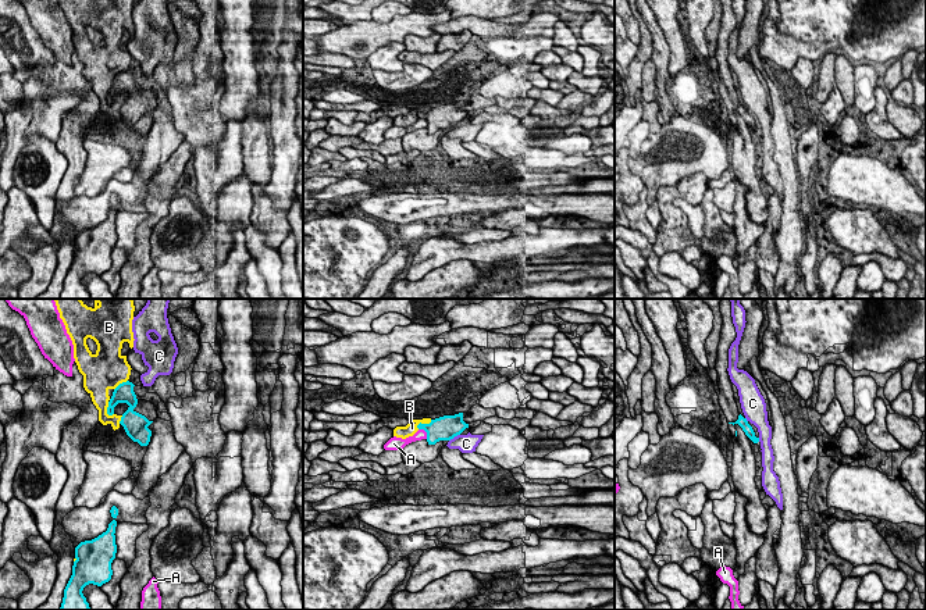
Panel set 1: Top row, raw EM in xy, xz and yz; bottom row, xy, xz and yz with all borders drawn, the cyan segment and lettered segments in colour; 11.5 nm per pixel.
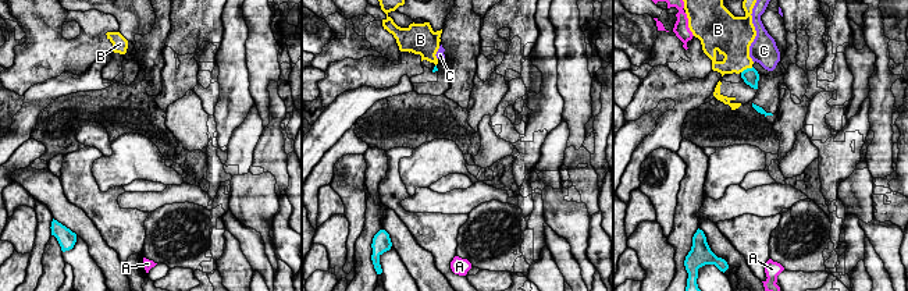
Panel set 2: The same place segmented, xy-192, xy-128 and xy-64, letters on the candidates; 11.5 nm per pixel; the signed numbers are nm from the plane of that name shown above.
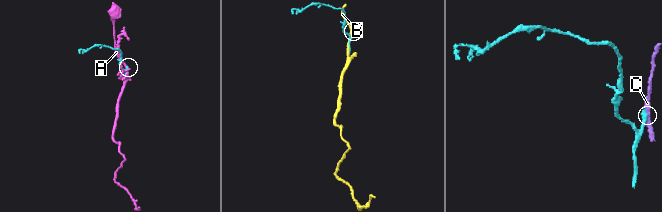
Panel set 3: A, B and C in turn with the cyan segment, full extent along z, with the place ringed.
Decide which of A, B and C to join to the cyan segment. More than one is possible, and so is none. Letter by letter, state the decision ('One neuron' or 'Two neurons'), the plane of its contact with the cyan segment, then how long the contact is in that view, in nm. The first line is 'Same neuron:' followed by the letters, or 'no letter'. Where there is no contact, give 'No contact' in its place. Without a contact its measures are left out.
Same neuron: no letter
A: Two neurons. Touches cyan in xz. Shared border 160 nm
B: Two neurons. Touches cyan in xz. Shared border 200 nm
C: Two neurons. Touches cyan in xz. Shared border 150 nm

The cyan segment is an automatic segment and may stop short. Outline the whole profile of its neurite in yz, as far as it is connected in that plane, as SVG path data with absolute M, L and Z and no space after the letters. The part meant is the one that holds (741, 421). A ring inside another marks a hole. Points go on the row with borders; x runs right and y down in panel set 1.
M722 299L720 313L723 318L720 342L717 346L717 358L716 358L716 371L717 371L717 386L720 389L719 404L727 418L729 424L738 424L745 435L754 442L758 443L759 438L755 436L752 427L748 424L738 413L738 407L734 399L733 384L729 375L729 349L737 338L736 327L731 317L731 302L730 299Z

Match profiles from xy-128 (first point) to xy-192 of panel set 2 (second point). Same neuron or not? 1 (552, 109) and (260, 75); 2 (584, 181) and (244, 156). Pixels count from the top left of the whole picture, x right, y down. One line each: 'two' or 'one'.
1: two
2: two

